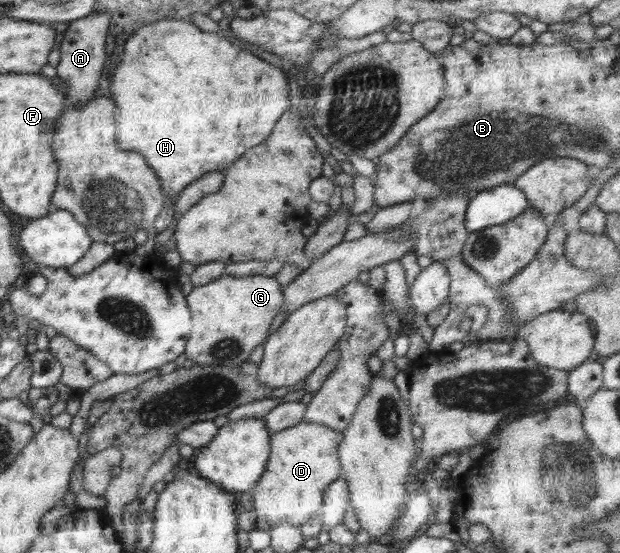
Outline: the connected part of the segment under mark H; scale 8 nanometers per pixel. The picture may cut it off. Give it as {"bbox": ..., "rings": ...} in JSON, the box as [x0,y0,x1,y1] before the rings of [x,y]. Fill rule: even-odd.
{"bbox":[108,20,291,196],"rings":[[[192,20],[141,25],[128,38],[108,88],[110,98],[116,106],[121,106],[116,108],[119,110],[117,142],[121,150],[133,150],[145,156],[168,196],[178,196],[188,184],[208,172],[224,172],[245,150],[261,144],[291,105],[288,80],[282,69],[241,49],[219,33],[199,29]]]}

